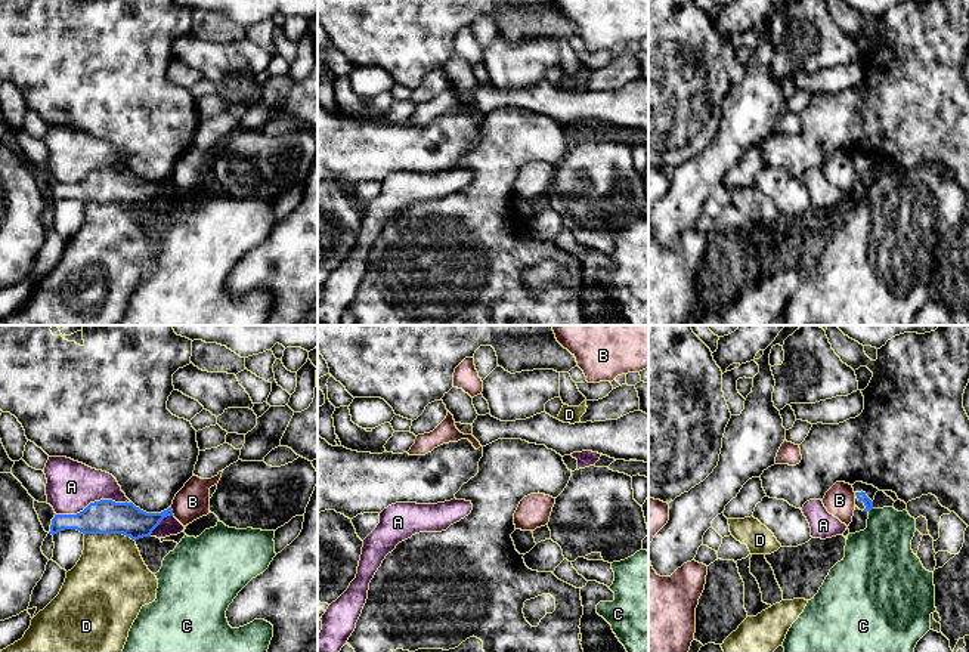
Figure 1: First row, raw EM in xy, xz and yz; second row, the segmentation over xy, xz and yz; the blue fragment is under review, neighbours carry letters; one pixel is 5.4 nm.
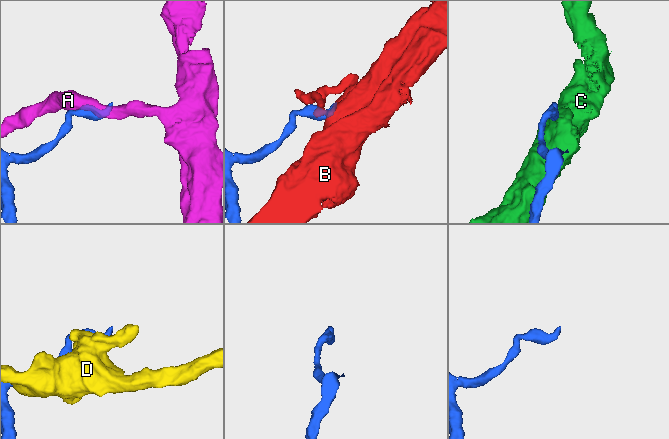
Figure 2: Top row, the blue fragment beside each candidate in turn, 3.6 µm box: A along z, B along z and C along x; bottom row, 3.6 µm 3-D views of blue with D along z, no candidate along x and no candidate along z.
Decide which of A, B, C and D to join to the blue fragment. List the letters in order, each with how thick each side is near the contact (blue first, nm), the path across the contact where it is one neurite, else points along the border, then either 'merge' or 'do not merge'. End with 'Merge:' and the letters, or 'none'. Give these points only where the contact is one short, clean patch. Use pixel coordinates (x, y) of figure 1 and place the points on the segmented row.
A: 190/280 nm | do not merge
B: 170/190 nm | along xy (170, 507), (175, 515) | do not merge
C: 50/320 nm | along yz (872, 507), (869, 512) | do not merge
D: 190/400 nm | do not merge
Merge: none

